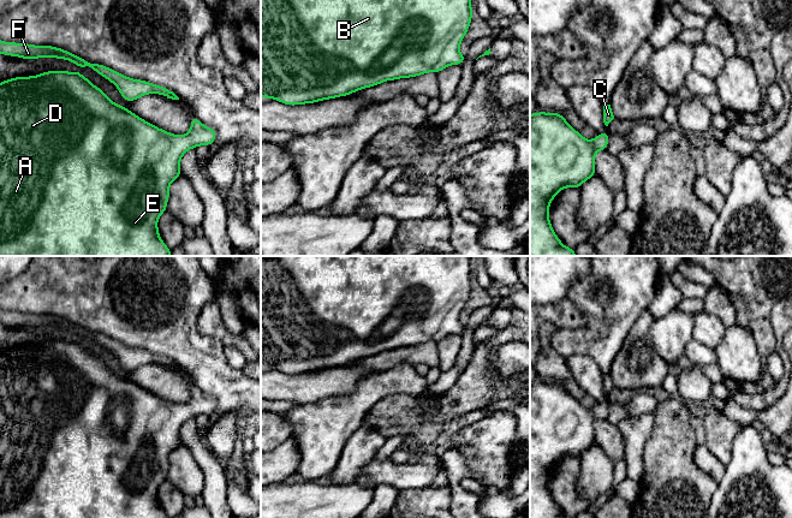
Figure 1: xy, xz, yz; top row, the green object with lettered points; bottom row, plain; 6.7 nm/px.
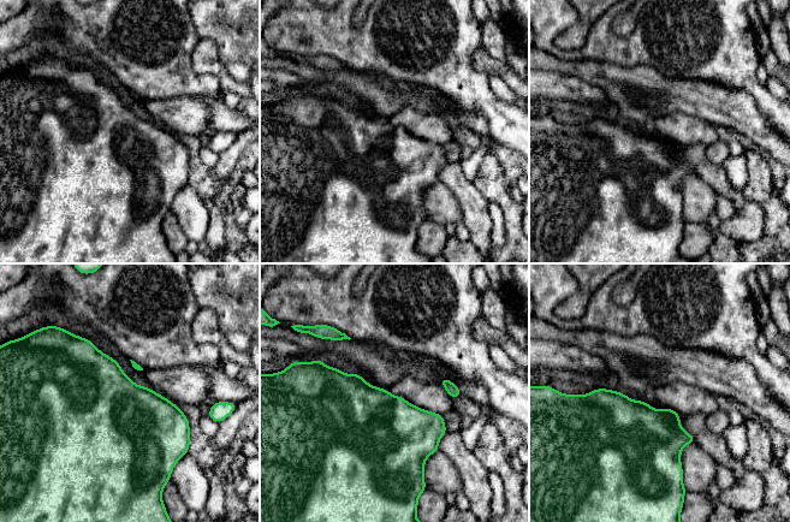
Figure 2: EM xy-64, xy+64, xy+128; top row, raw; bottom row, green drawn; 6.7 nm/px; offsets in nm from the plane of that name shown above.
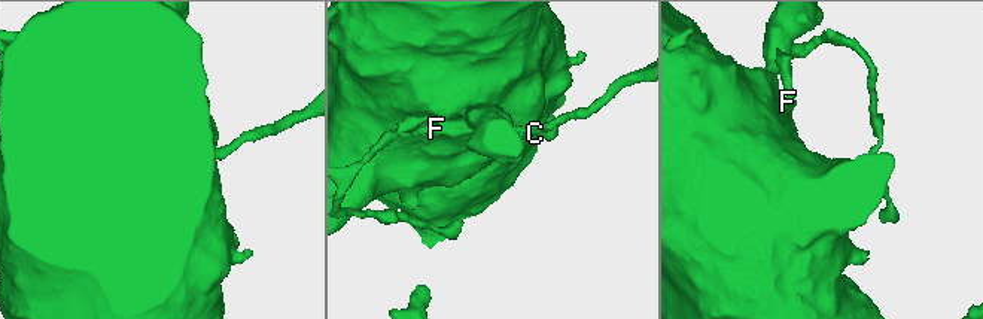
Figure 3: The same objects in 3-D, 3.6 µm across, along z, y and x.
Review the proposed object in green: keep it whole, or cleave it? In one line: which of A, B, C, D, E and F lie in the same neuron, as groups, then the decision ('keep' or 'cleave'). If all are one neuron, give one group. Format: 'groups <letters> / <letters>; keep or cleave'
groups A B C D E F; keep

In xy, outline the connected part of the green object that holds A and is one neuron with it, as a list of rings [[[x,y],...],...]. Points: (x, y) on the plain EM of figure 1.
[[[62,339],[46,340],[37,345],[19,345],[2,350],[0,352],[0,518],[168,518],[168,516],[160,507],[157,489],[166,482],[167,471],[169,469],[169,454],[173,449],[181,446],[180,428],[189,419],[198,415],[212,415],[216,409],[218,400],[213,397],[203,394],[196,385],[190,388],[191,398],[184,404],[174,404],[163,400],[160,397],[139,387],[137,383],[130,381],[127,377],[119,375],[111,370],[106,362],[95,356],[87,346],[79,341],[67,341]]]

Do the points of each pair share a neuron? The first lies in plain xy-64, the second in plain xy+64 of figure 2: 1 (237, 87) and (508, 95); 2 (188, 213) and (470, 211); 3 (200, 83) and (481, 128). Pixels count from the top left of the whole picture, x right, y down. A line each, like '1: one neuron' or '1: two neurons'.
1: two neurons
2: two neurons
3: two neurons

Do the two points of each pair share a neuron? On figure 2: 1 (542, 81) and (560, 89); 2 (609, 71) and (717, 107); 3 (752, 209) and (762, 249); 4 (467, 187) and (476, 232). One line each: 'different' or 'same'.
1: same
2: same
3: different
4: same

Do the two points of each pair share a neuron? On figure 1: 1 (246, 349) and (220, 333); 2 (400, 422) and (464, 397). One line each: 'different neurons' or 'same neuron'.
1: same neuron
2: same neuron

